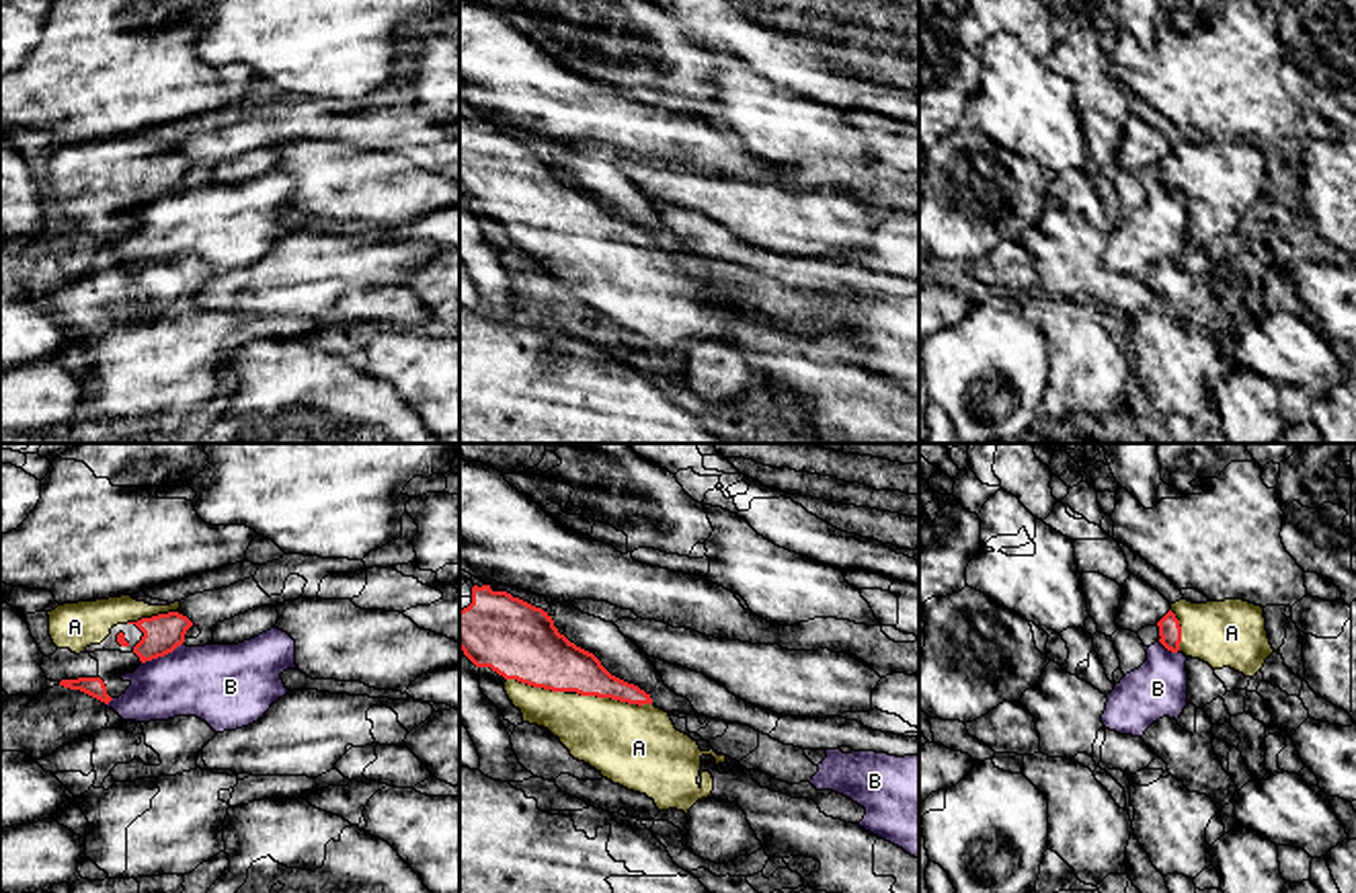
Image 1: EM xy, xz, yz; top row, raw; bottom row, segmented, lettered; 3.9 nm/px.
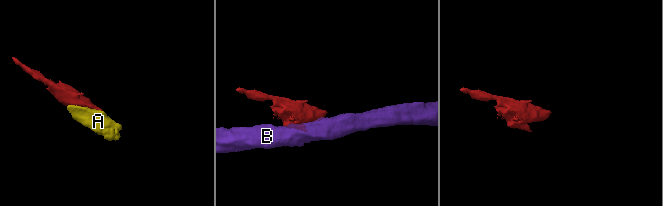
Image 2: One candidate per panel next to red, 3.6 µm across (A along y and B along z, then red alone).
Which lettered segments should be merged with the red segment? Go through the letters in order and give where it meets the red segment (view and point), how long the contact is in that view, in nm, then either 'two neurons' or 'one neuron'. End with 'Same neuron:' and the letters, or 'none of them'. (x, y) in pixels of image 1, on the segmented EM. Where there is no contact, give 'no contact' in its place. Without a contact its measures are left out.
A: xz (614, 699) | 300 nm | one neuron
B: xy (161, 655) | 180 nm | two neurons
Same neuron: A

